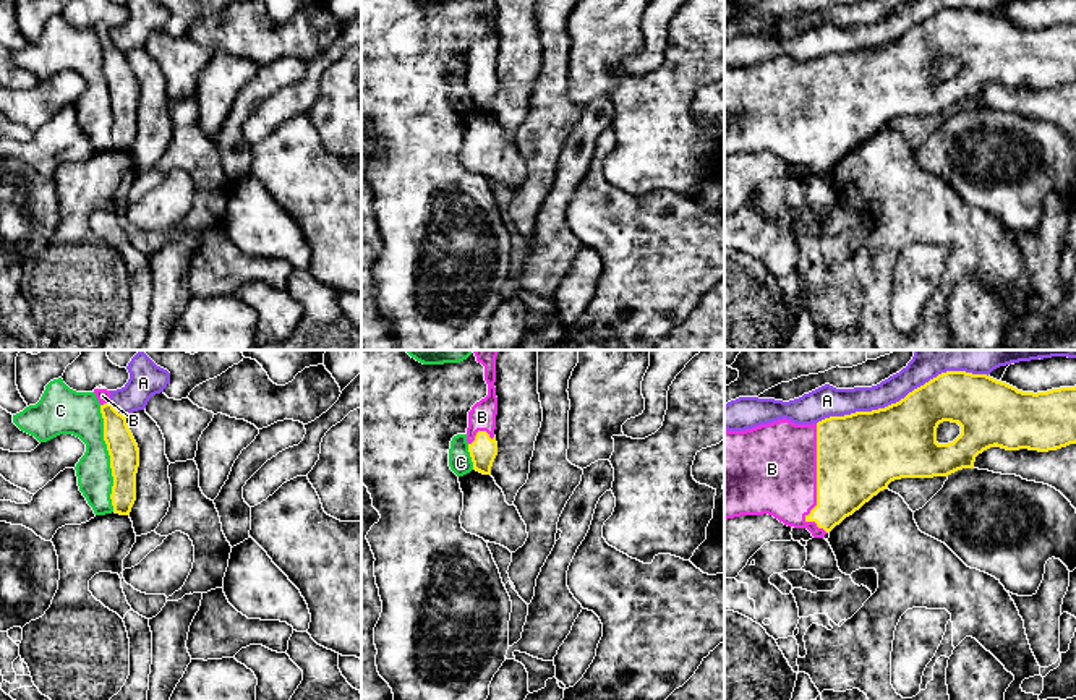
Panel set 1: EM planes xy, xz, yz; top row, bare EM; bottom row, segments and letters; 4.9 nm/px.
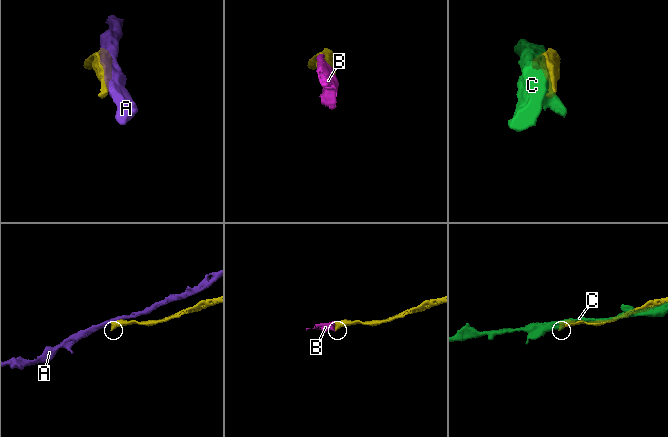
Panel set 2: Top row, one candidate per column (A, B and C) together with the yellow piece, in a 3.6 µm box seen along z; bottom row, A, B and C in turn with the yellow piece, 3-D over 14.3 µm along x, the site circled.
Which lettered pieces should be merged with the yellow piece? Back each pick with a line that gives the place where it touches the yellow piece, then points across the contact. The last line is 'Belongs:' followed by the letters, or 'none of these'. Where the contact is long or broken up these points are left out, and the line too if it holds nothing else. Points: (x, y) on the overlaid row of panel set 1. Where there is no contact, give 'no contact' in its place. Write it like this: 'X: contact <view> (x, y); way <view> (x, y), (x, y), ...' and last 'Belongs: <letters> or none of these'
B: contact yz (817, 482)
Belongs: B

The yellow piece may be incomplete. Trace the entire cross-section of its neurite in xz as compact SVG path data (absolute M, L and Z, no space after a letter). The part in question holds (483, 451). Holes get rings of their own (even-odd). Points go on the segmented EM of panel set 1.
M473 350L476 361L485 366L488 395L476 402L468 412L467 442L473 462L473 470L491 475L493 462L497 455L494 436L497 397L496 397L496 356L497 350Z

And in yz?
M946 371L885 408L830 416L812 425L796 425L783 418L745 431L724 429L724 522L768 514L788 527L807 528L813 538L825 538L895 480L948 476L974 468L976 457L995 446L1048 452L1070 444L1076 444L1076 386L1034 394L987 374ZM943 421L961 426L961 434L953 442L937 442L937 428Z

